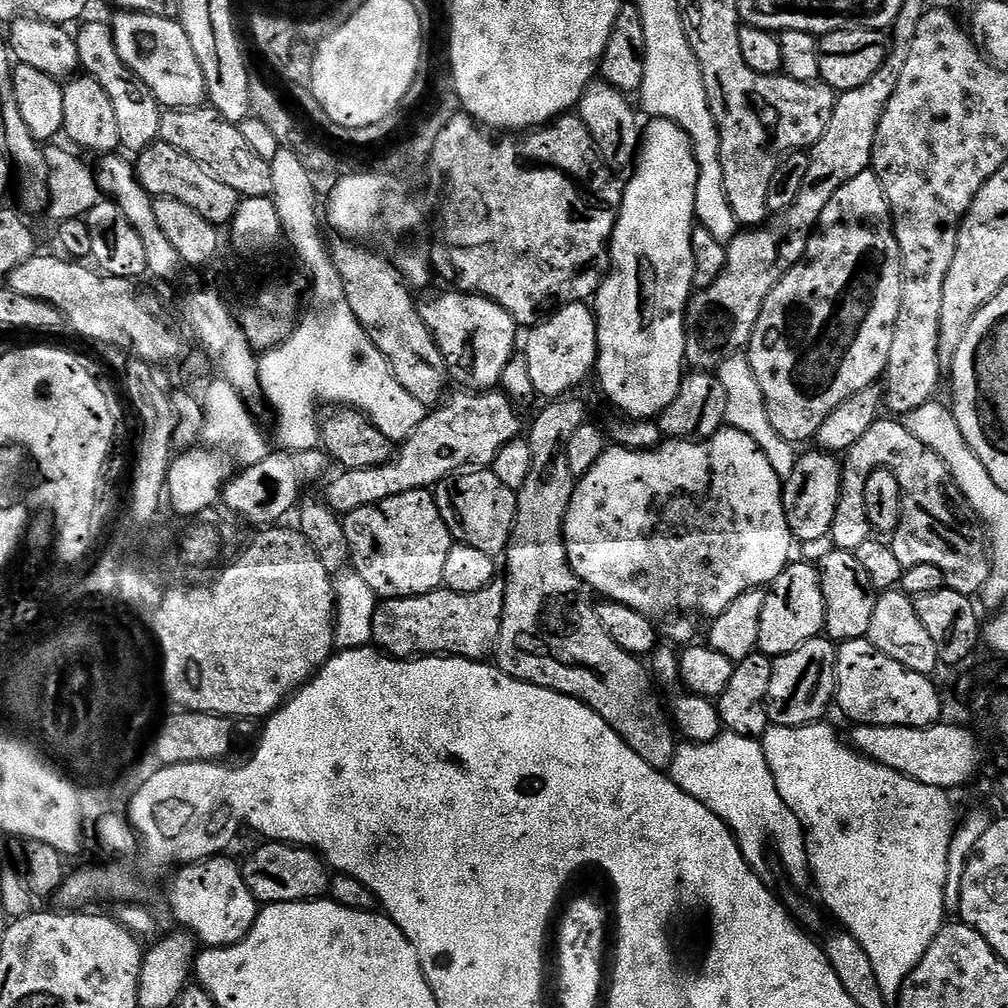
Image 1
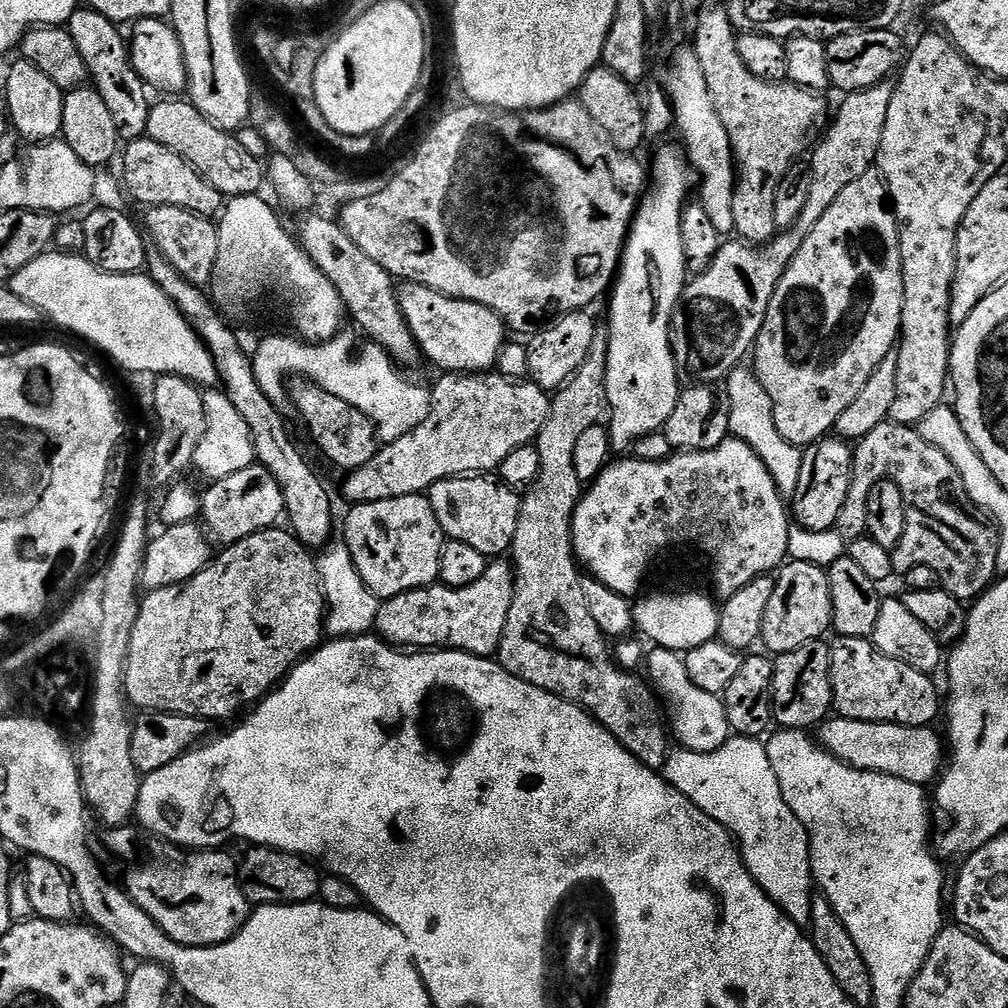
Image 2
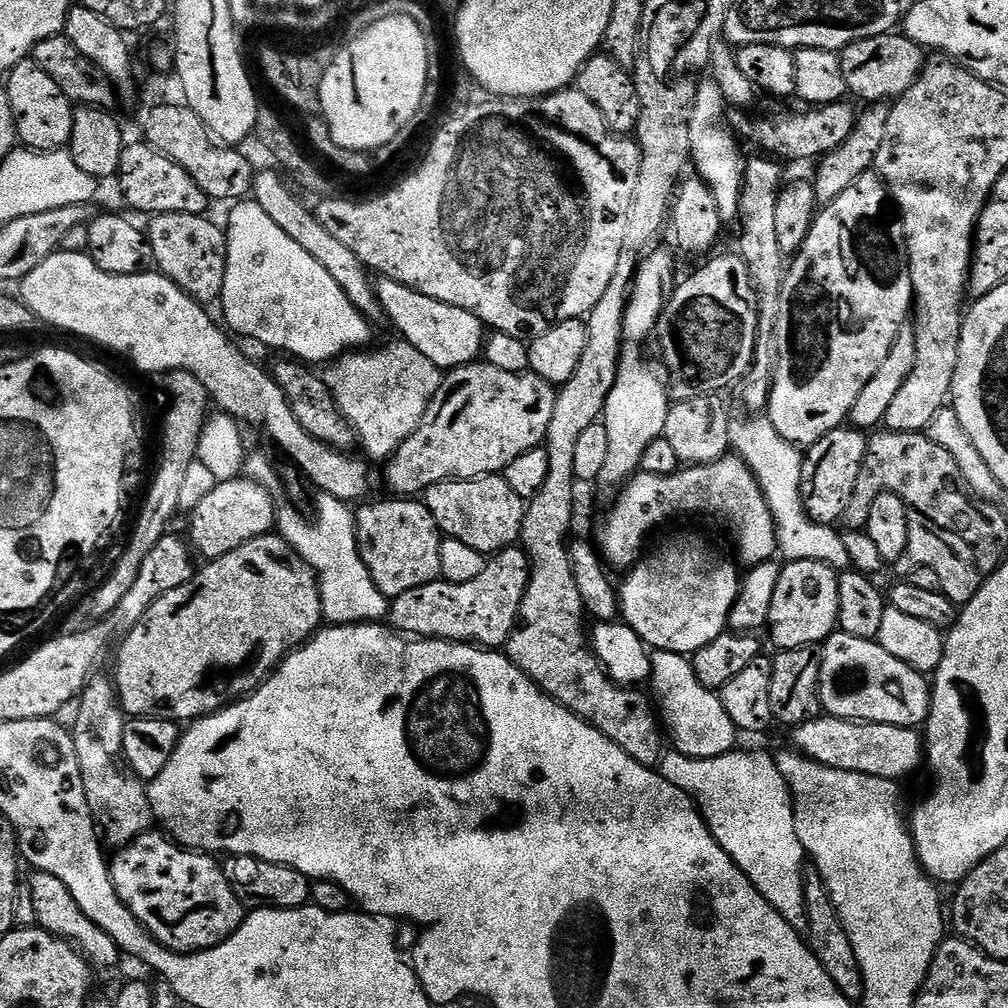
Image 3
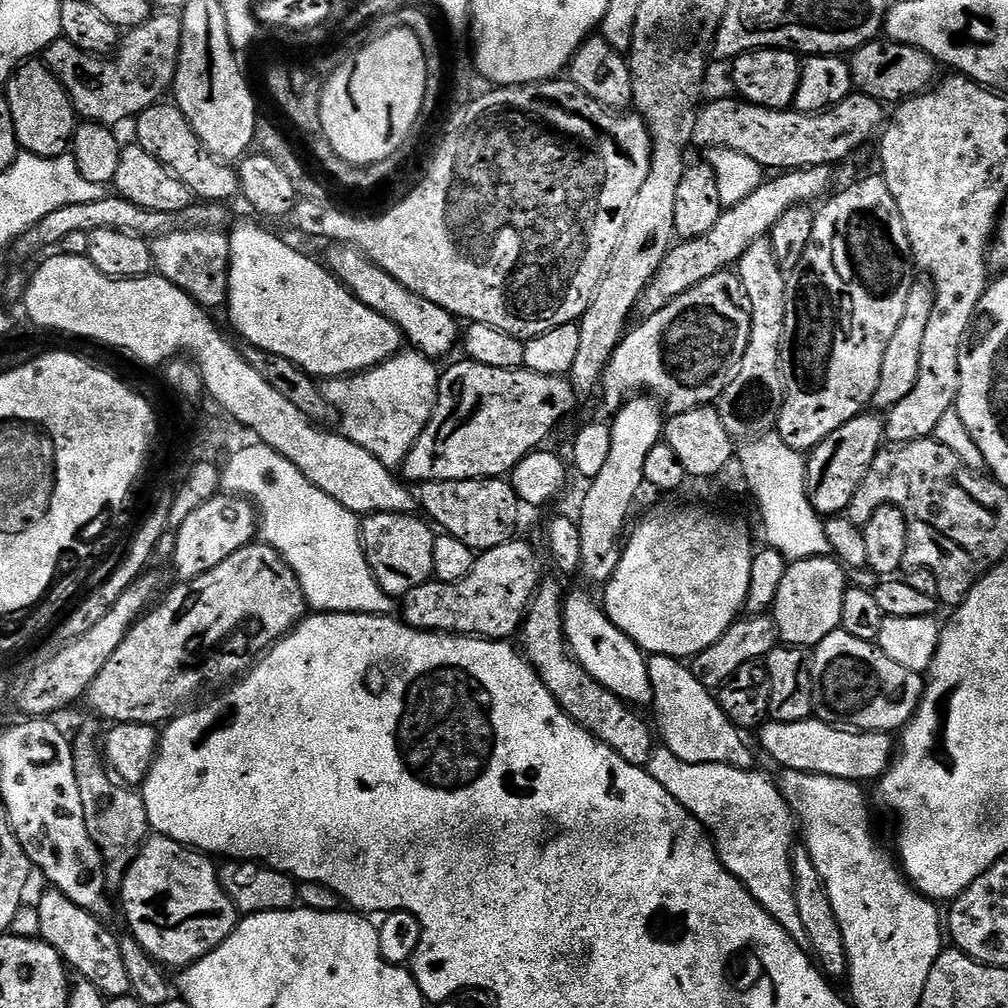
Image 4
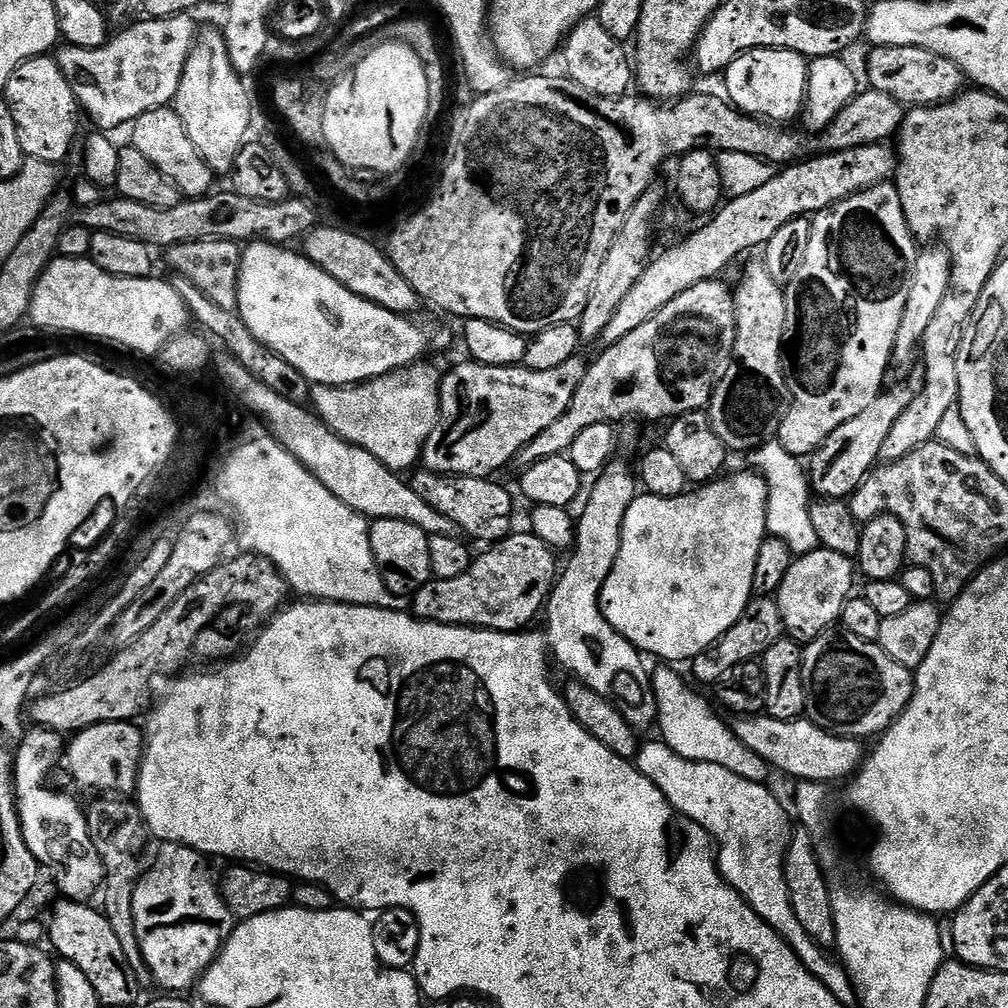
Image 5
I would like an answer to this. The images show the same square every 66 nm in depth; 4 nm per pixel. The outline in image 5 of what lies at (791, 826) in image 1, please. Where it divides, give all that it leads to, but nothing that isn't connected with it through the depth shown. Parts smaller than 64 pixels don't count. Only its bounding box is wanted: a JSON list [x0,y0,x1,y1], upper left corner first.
[634,742,856,1006]

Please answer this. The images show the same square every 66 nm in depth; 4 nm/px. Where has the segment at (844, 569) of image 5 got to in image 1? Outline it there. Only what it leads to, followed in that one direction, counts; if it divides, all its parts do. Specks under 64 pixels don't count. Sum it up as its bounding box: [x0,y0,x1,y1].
[758,562,824,658]

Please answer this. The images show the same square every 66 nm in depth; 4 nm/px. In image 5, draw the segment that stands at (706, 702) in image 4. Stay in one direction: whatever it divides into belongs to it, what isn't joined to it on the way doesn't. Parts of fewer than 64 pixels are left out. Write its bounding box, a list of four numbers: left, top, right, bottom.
[651,664,772,783]

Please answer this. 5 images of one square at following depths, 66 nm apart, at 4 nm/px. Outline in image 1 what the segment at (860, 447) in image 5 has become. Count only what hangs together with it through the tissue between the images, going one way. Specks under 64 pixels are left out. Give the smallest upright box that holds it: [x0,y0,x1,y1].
[783,450,842,545]

